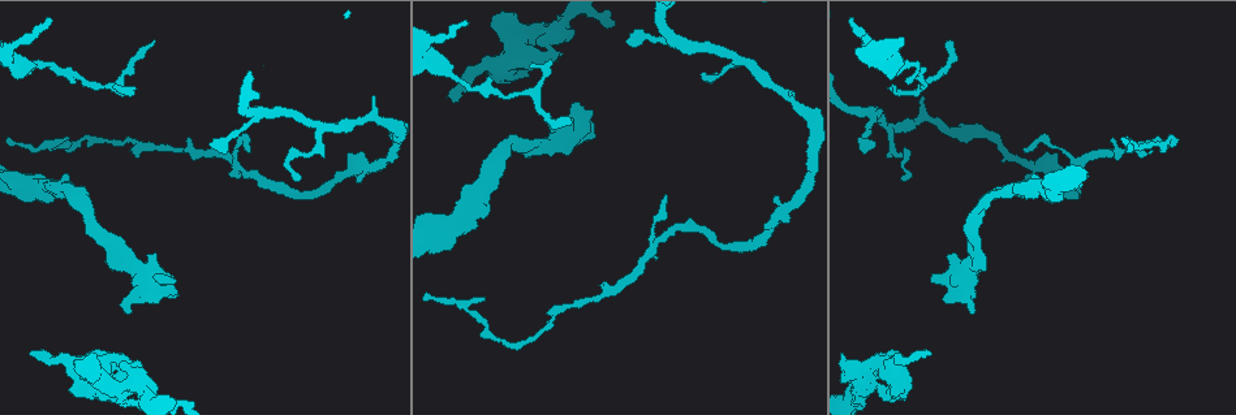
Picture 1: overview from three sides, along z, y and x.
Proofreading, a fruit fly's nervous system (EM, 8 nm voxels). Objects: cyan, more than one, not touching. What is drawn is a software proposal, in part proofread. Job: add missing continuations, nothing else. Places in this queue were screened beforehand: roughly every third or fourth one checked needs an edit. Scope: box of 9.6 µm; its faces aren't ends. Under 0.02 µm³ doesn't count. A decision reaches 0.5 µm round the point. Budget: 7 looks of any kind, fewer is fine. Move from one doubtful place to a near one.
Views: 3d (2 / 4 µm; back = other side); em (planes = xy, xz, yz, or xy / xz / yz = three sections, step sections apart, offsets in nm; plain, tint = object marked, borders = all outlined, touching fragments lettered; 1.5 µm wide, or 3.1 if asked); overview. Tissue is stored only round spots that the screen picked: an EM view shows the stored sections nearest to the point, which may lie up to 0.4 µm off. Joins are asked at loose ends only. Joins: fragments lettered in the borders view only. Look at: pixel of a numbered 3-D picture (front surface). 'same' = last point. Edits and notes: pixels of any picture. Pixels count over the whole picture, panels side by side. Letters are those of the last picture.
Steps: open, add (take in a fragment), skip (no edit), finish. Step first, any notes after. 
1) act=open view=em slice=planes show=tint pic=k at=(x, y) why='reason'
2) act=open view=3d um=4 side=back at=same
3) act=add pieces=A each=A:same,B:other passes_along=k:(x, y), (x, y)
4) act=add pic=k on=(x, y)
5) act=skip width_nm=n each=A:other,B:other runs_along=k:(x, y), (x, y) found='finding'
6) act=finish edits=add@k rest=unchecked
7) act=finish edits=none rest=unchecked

act=open view=em slice=yz step=8 show=borders pic=1 at=(571, 120) why='thin end'

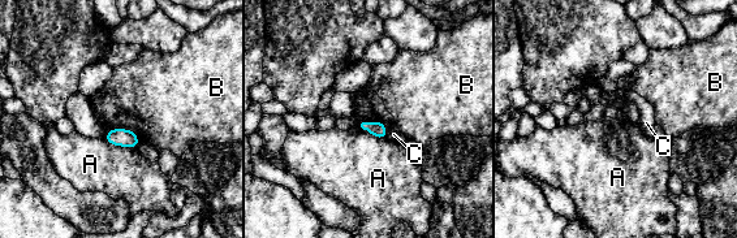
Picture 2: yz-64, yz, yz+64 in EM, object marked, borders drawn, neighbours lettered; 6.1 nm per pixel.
act=skip width_nm=100 each=A:other,B:other,C:other border=2:(106, 132), (130, 129), (137, 135) found='no lettered fragment goes on from it'

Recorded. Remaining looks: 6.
act=open view=3d um=4 pic=1 at=(113, 85) why='free end'

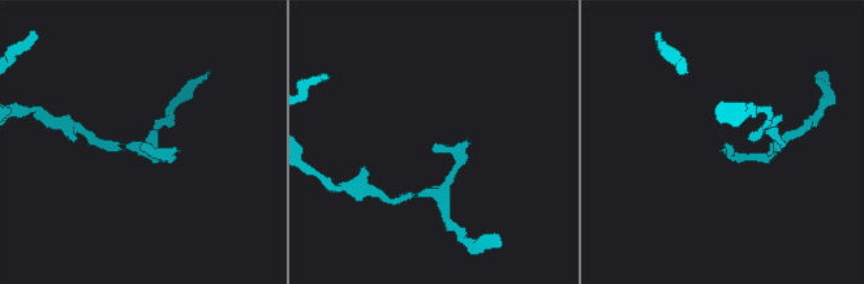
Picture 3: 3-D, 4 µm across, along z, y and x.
act=open view=em slice=yz step=4 show=borders pic=3 at=(433, 149) why='shape alone is not enough'

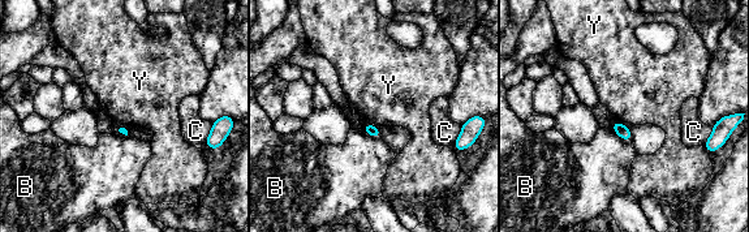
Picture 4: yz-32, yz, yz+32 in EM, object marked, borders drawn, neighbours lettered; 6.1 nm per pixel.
act=skip each=B:other,C:other,Y:other found='no lettered fragment goes on from it'

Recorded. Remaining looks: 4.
act=open view=em slice=xy step=4 show=borders pic=1 at=(128, 309) why='free end'

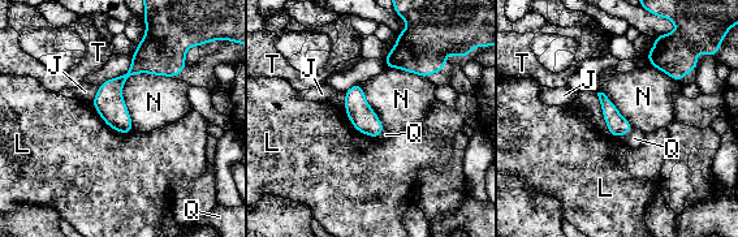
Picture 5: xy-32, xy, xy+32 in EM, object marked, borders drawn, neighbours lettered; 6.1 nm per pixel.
act=skip each=J:other,L:other,N:other,Q:other,T:other runs_along=5:(149, 46), (115, 87), (122, 129) found='no lettered fragment goes on from it'

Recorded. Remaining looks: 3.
act=finish edits=none rest=unchecked

